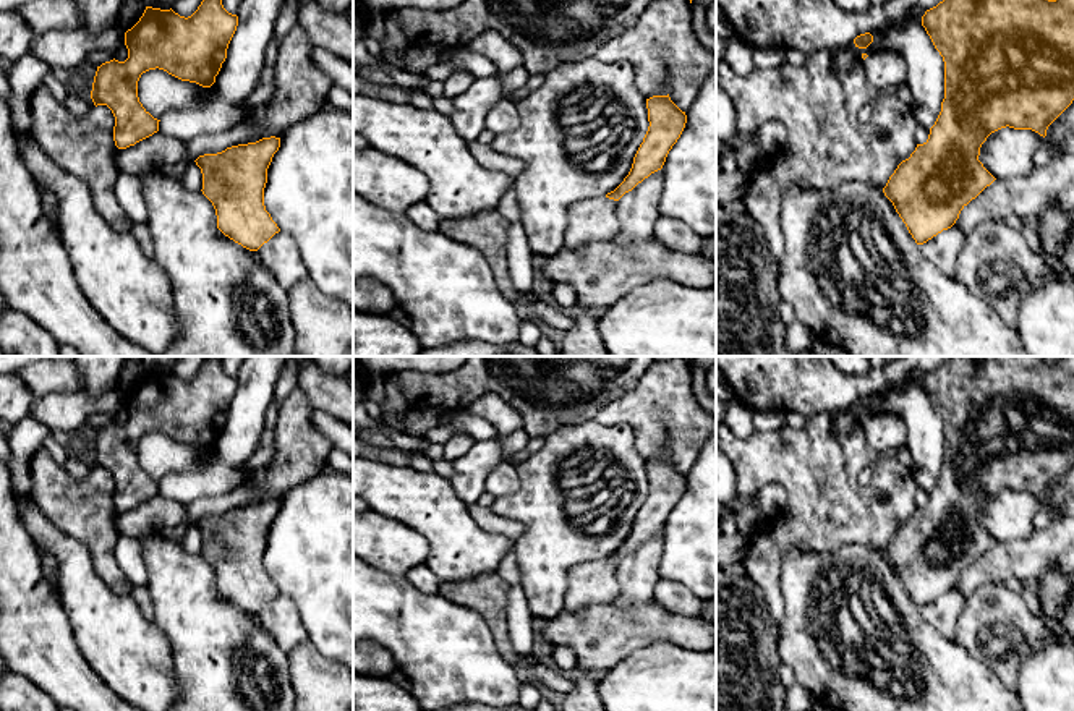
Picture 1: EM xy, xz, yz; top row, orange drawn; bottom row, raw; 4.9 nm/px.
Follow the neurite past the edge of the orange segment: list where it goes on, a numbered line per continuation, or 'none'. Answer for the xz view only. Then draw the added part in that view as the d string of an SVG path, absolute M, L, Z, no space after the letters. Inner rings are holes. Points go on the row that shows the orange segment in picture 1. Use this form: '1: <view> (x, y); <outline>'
none

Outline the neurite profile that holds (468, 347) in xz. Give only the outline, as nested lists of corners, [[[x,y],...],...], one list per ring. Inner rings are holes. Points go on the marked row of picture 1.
[[[465,340],[439,348],[423,348],[421,356],[543,356],[535,347],[515,340],[504,347],[486,342]]]

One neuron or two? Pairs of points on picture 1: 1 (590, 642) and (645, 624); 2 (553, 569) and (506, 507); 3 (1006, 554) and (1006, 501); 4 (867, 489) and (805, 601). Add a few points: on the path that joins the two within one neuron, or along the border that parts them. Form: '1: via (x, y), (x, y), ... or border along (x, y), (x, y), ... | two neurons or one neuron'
1: via (603, 635), (632, 629) | one neuron
2: via (546, 551), (546, 536), (524, 514) | one neuron
3: border along (1018, 538), (997, 543) | two neurons
4: border along (794, 546), (831, 553), (844, 544), (869, 548) | two neurons

